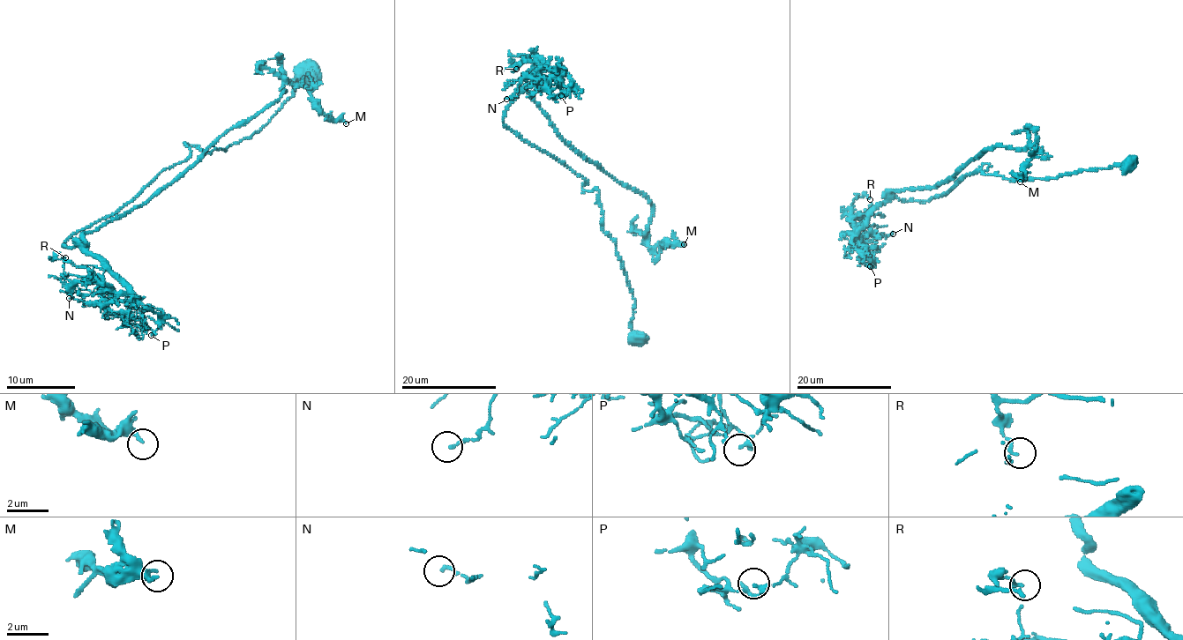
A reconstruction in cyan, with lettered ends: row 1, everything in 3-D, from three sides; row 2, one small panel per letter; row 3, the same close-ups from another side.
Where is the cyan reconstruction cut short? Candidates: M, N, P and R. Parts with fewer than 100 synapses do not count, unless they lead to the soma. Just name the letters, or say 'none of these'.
none of these

